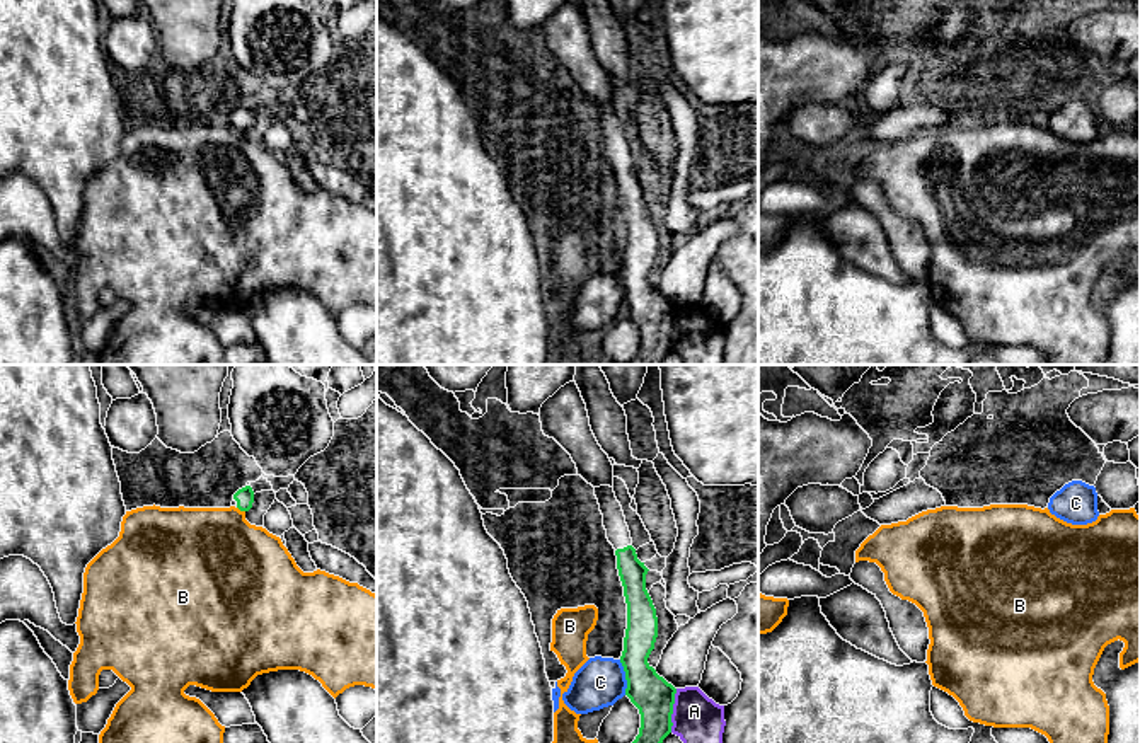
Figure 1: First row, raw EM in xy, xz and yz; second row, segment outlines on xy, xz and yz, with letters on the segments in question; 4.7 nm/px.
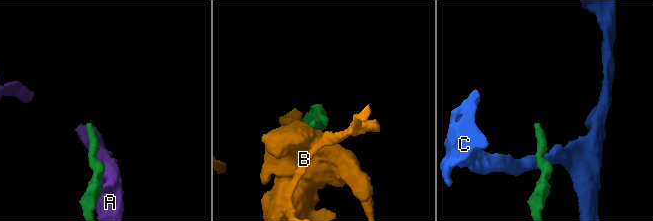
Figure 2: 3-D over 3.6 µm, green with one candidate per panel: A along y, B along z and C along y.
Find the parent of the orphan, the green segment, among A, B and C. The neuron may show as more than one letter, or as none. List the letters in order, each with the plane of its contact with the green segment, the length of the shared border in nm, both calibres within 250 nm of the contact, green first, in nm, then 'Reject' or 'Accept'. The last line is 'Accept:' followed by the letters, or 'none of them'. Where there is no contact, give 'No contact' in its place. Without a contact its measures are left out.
A: Touches green in xz. Shared border 220 nm. Thickness 190 nm (green) against 240 nm. Reject
B: Touches green in xy. Shared border 50 nm. Thickness 90 nm (green) against 460 nm. Reject
C: Touches green in xz. Shared border 170 nm. Thickness 190 nm (green) against 240 nm. Reject
Accept: none of them

